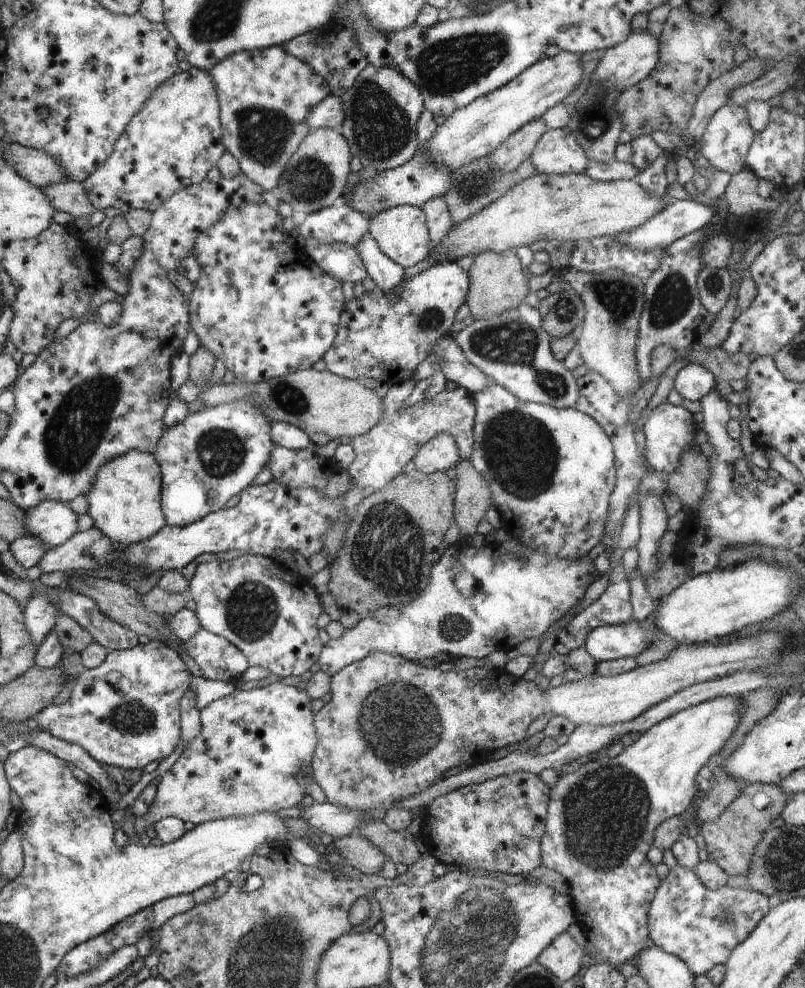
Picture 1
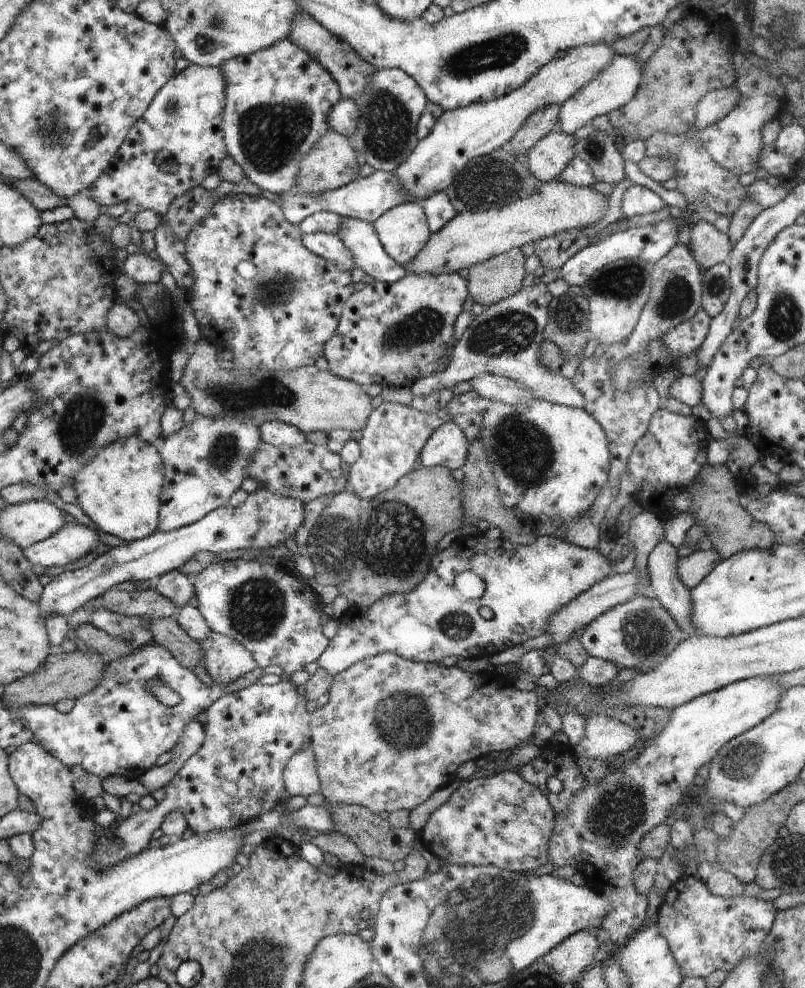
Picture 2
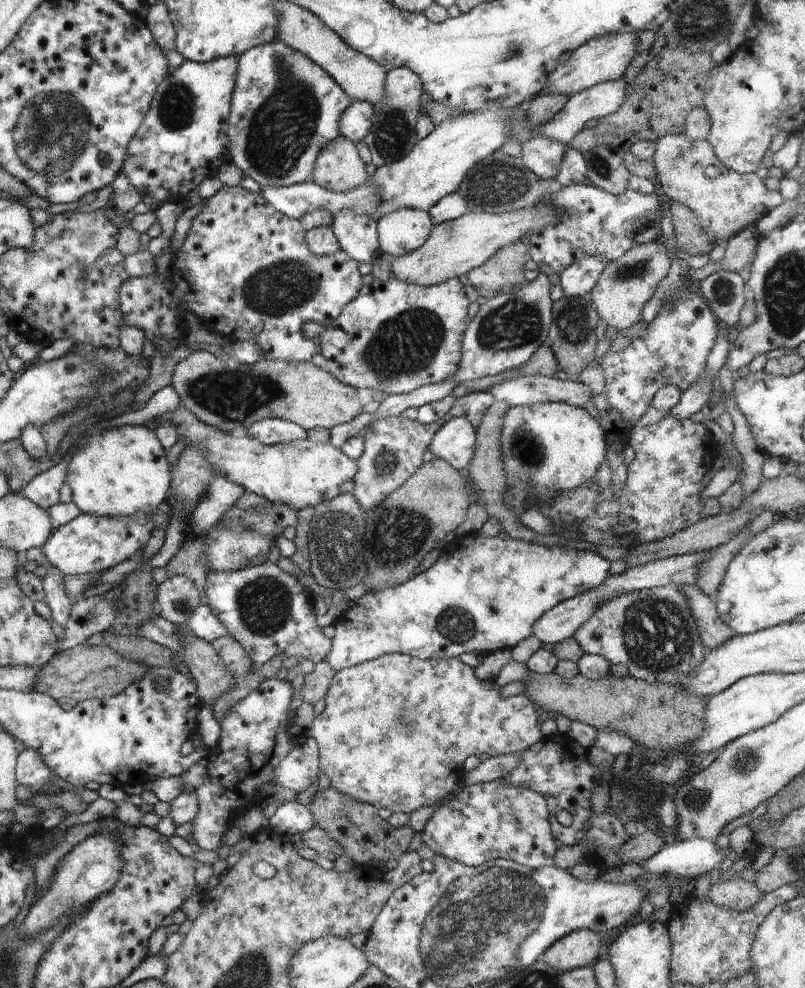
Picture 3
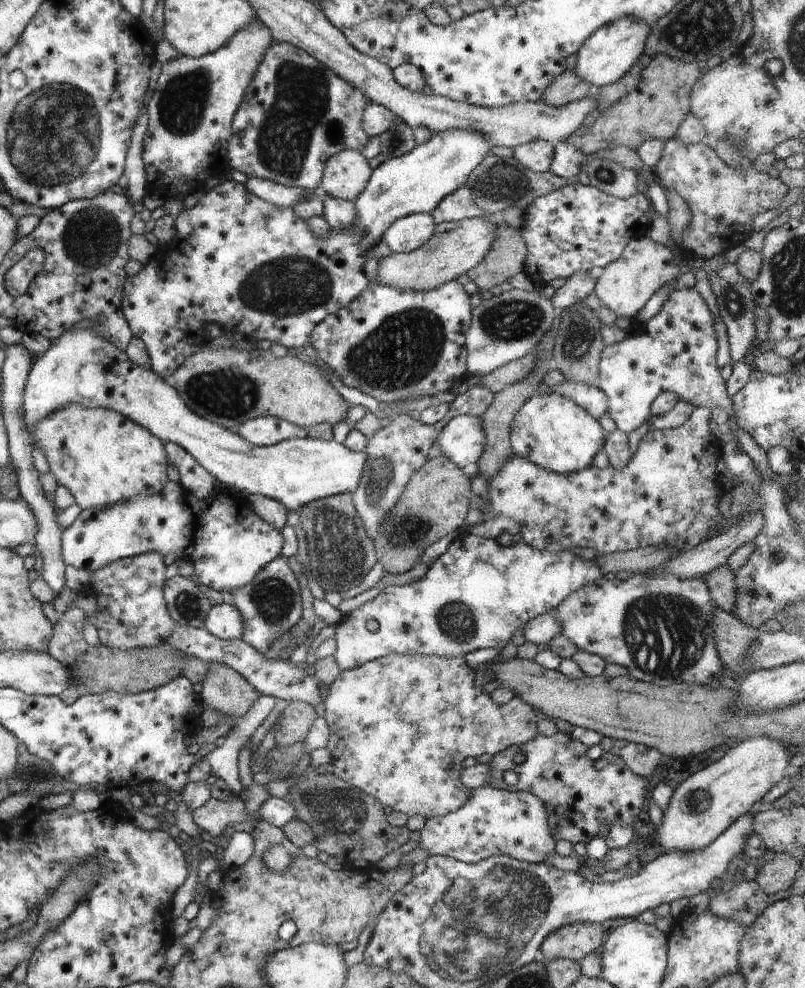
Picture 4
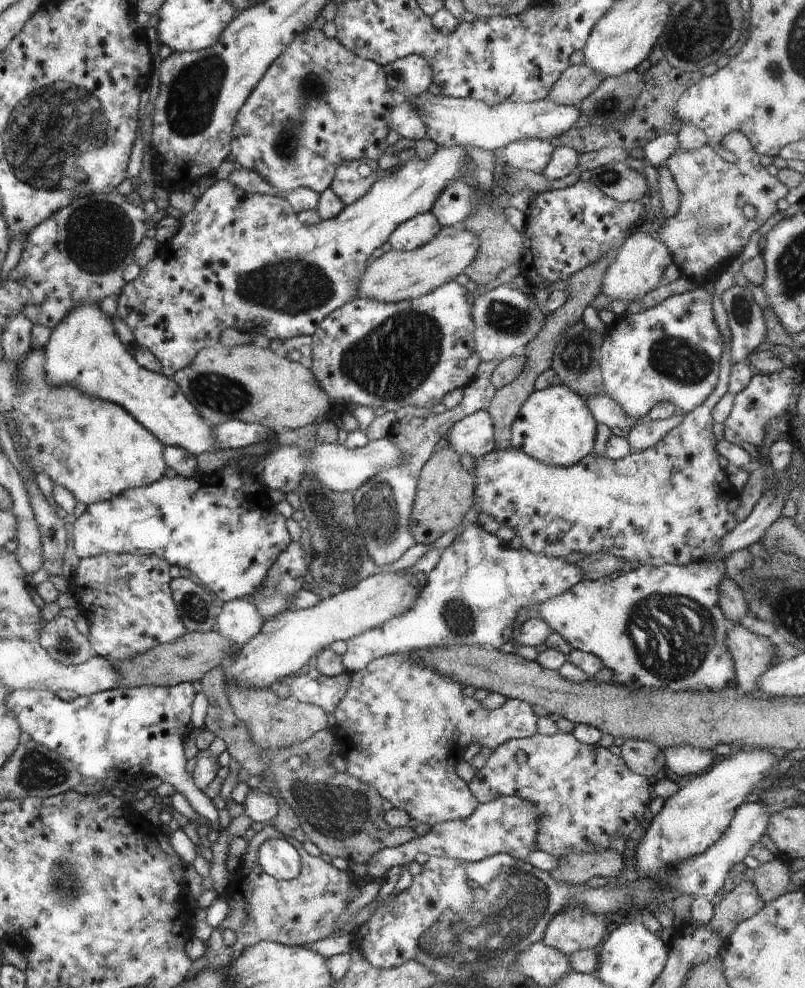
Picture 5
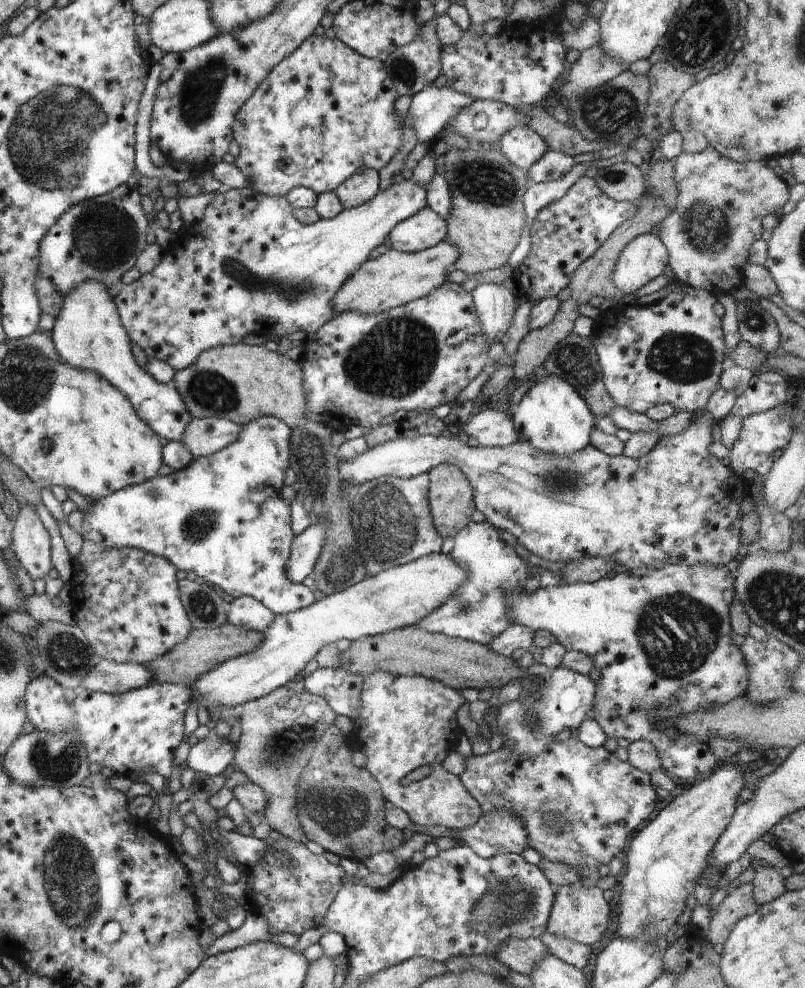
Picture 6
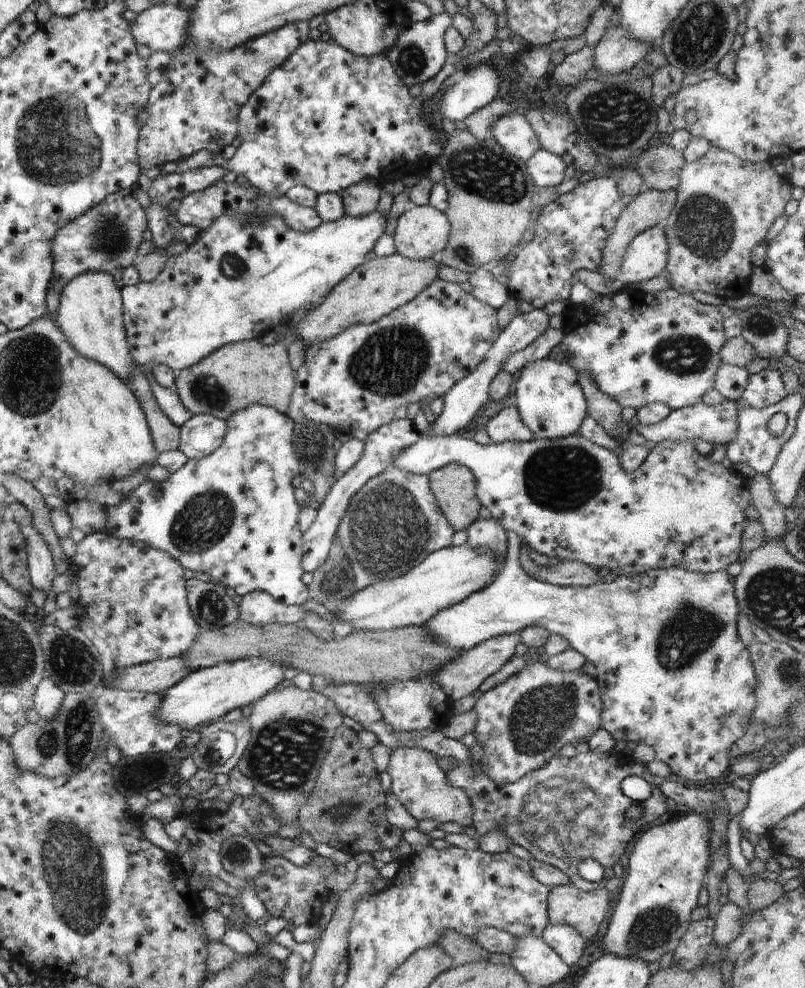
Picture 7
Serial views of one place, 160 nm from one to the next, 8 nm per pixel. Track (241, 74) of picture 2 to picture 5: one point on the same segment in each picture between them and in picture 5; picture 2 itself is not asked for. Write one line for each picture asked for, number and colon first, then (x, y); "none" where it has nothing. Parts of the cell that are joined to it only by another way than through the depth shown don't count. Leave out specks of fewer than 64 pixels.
3: (285, 109)
4: (296, 113)
5: (319, 105)

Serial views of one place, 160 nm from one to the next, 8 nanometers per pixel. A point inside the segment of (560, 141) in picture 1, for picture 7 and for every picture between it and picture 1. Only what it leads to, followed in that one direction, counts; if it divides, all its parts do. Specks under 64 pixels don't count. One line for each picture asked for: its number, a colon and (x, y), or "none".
2: (550, 156)
3: (542, 155)
4: (537, 155)
5: (532, 154)
6: (522, 147)
7: (513, 132)

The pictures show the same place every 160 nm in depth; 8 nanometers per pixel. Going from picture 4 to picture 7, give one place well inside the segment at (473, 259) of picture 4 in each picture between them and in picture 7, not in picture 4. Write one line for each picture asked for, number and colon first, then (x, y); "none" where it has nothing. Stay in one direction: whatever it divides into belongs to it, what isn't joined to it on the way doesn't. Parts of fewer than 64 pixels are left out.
5: (398, 275)
6: (395, 278)
7: (374, 289)

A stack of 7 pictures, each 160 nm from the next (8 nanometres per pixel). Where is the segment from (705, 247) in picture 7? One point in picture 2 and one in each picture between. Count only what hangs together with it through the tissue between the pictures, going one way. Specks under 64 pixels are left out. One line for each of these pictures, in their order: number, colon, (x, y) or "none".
2: (700, 178)
3: (725, 205)
4: (723, 200)
5: (710, 229)
6: (721, 203)

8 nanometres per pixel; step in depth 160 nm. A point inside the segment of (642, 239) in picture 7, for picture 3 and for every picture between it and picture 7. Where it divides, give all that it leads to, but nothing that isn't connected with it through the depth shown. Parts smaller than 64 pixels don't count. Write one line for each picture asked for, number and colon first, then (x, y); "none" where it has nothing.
3: (626, 284)
4: (624, 285)
5: (637, 267)
6: (645, 258)

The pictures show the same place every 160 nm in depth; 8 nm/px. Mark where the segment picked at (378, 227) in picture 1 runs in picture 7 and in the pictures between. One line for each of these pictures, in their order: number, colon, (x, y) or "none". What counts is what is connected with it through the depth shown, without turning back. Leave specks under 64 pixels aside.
2: (403, 230)
3: (400, 232)
4: (406, 234)
5: (415, 232)
6: (425, 229)
7: (422, 232)

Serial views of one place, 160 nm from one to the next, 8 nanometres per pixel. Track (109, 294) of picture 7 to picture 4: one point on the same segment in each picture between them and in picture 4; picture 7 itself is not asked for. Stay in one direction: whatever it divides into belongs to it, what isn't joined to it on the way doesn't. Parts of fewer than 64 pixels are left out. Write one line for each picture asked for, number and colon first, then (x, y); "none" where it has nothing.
4: (83, 368)
5: (84, 351)
6: (88, 334)

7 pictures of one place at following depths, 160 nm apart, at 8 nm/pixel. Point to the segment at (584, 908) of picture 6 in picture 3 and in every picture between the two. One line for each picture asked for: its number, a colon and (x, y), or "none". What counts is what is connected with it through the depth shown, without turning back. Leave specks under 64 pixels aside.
3: (579, 948)
4: (574, 941)
5: (574, 929)

